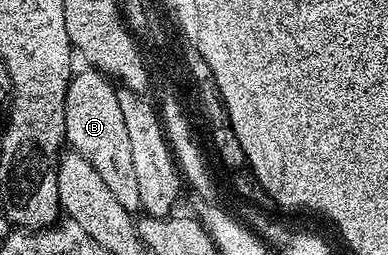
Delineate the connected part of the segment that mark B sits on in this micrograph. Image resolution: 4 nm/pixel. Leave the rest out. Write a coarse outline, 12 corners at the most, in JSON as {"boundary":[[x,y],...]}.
{"boundary":[[85,69],[66,90],[66,143],[112,197],[141,208],[115,84]]}

